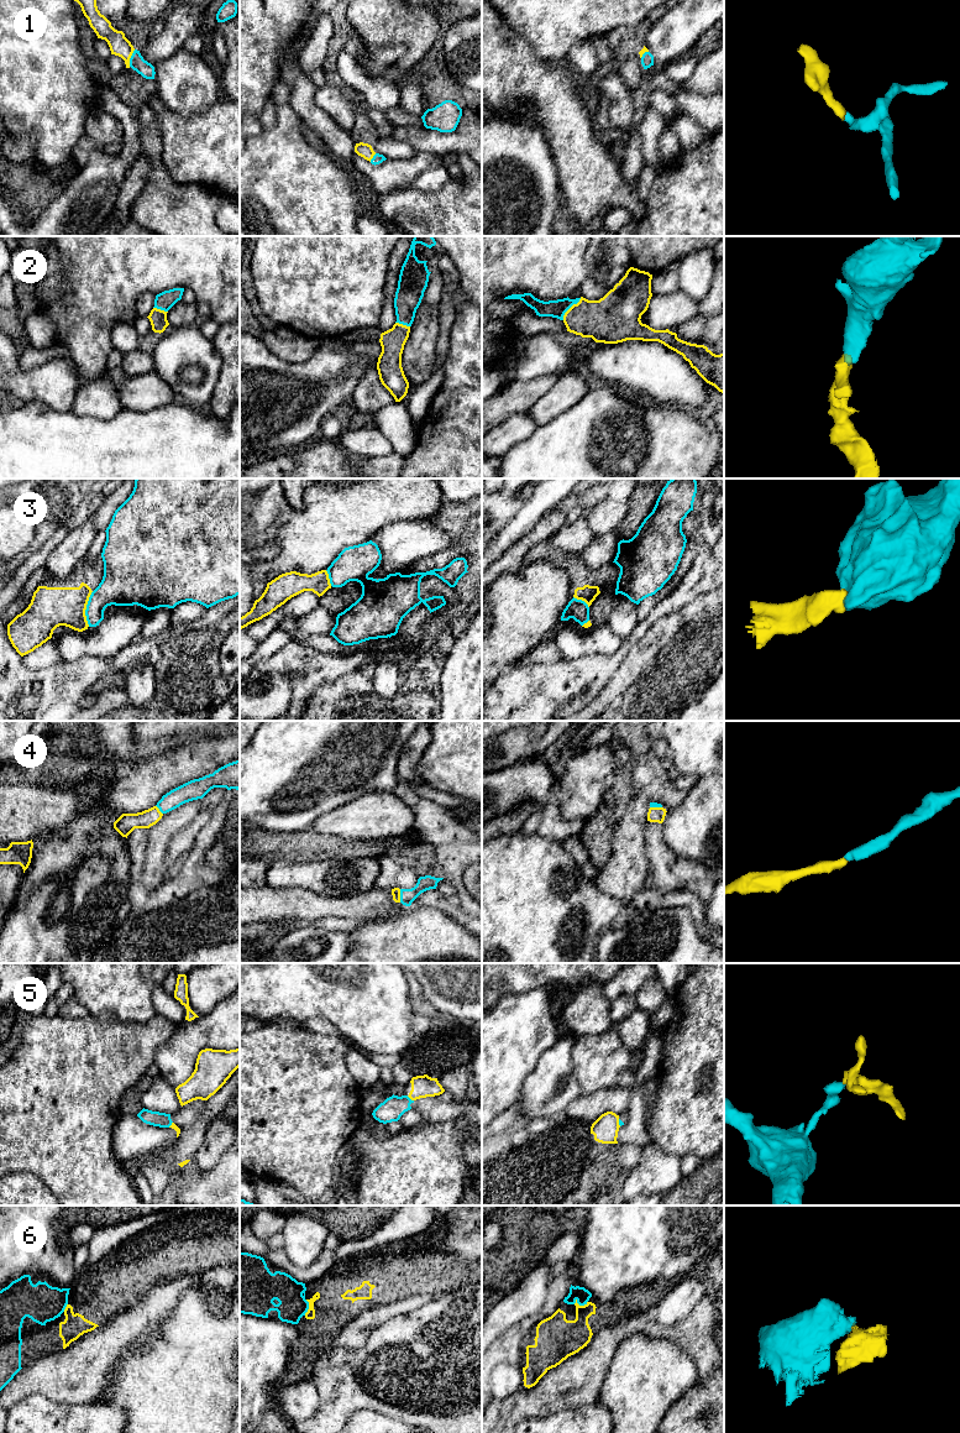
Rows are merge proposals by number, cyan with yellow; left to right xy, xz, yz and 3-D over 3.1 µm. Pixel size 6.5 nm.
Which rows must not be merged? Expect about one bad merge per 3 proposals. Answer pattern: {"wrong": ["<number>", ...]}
{"wrong": ["3", "5"]}

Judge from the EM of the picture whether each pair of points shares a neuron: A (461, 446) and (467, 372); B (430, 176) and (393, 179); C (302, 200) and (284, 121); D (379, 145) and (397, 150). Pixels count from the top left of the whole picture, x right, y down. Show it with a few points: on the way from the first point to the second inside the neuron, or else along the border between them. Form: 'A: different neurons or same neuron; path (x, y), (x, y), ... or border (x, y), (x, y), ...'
A: same neuron; path (467, 428), (467, 391)
B: different neurons; border (441, 162), (424, 170), (410, 187)
C: same neuron; path (286, 181), (286, 141)
D: same neuron; path (383, 146), (393, 148)

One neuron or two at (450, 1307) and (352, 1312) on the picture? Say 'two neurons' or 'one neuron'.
two neurons

